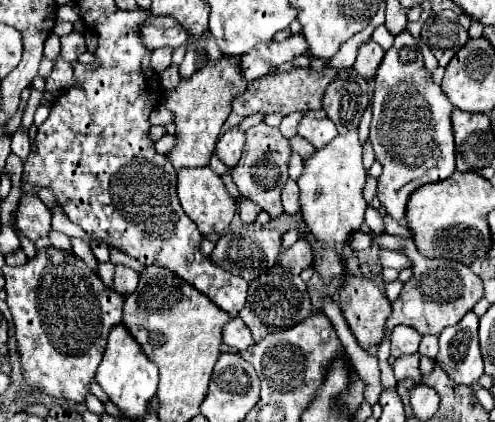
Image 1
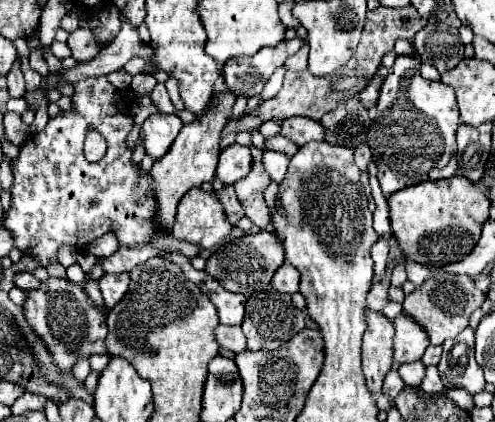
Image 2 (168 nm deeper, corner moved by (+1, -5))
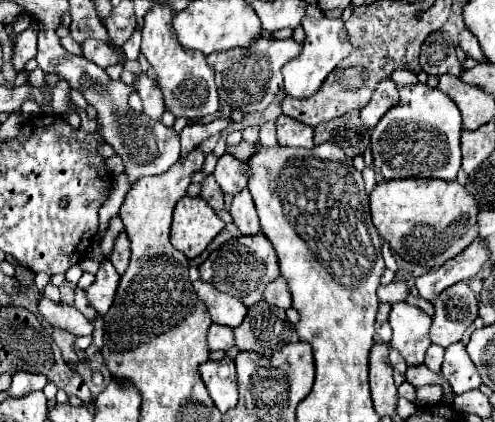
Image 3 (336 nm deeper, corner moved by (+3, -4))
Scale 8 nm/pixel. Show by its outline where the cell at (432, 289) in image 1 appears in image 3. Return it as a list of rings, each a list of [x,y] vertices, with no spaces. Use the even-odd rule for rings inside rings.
[[[468,282],[454,284],[434,300],[434,320],[430,326],[432,344],[448,348],[462,340],[464,330],[478,318],[478,300]]]

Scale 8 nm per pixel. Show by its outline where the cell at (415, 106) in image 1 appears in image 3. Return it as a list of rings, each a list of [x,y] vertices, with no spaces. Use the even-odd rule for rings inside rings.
[[[412,84],[400,88],[400,104],[390,108],[372,132],[372,154],[376,174],[384,180],[394,178],[440,178],[456,180],[462,164],[460,152],[462,120],[460,110],[438,88]]]

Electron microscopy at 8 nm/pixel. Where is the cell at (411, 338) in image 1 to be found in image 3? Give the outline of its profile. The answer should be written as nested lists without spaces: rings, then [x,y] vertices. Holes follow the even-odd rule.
[[[408,302],[392,304],[390,318],[392,326],[392,348],[396,348],[408,366],[418,366],[424,362],[426,348],[430,346],[430,322],[432,318],[426,316],[420,308],[410,306]]]

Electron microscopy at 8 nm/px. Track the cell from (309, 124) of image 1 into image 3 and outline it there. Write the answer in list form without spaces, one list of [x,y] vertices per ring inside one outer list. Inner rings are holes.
[[[280,116],[276,120],[276,132],[278,132],[278,144],[280,146],[302,146],[302,148],[312,148],[312,136],[314,130],[292,120],[290,116]]]

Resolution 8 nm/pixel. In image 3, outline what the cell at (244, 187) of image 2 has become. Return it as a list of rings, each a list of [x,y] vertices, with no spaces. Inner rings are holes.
[[[244,188],[240,194],[234,196],[232,206],[230,206],[230,214],[232,214],[236,228],[244,236],[254,236],[260,232],[260,224],[256,220],[256,208],[252,204],[252,196],[250,196],[248,188]]]

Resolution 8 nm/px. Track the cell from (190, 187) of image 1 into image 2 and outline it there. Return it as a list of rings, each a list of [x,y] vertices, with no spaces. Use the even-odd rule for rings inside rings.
[[[194,187],[178,205],[172,235],[176,239],[192,241],[204,249],[210,249],[222,241],[230,229],[232,225],[220,205],[218,195],[214,191],[202,191],[200,187]]]

